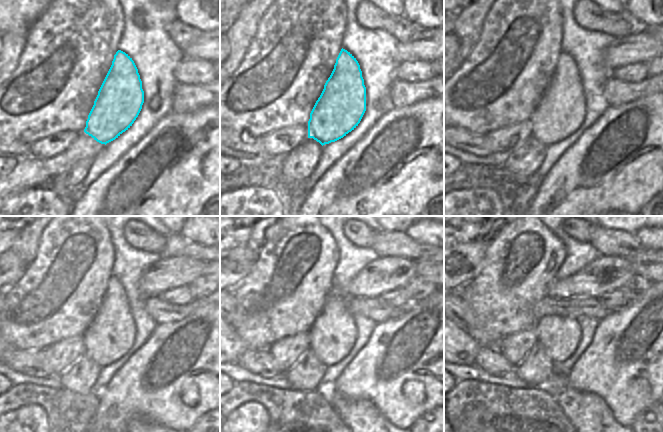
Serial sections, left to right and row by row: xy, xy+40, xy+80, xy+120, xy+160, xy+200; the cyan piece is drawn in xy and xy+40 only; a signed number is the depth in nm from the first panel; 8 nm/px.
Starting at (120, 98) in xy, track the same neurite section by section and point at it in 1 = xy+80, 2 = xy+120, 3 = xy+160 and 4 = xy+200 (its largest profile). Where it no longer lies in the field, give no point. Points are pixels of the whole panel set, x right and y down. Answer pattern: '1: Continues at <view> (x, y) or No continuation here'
1: Continues at xy+80 (561, 111)
2: Continues at xy+120 (111, 334)
3: Continues at xy+160 (333, 335)
4: Continues at xy+200 (560, 336).

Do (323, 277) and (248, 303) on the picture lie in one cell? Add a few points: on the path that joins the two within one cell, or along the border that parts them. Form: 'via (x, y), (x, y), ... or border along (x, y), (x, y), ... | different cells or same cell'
via (304, 282), (293, 293), (267, 303) | same cell

